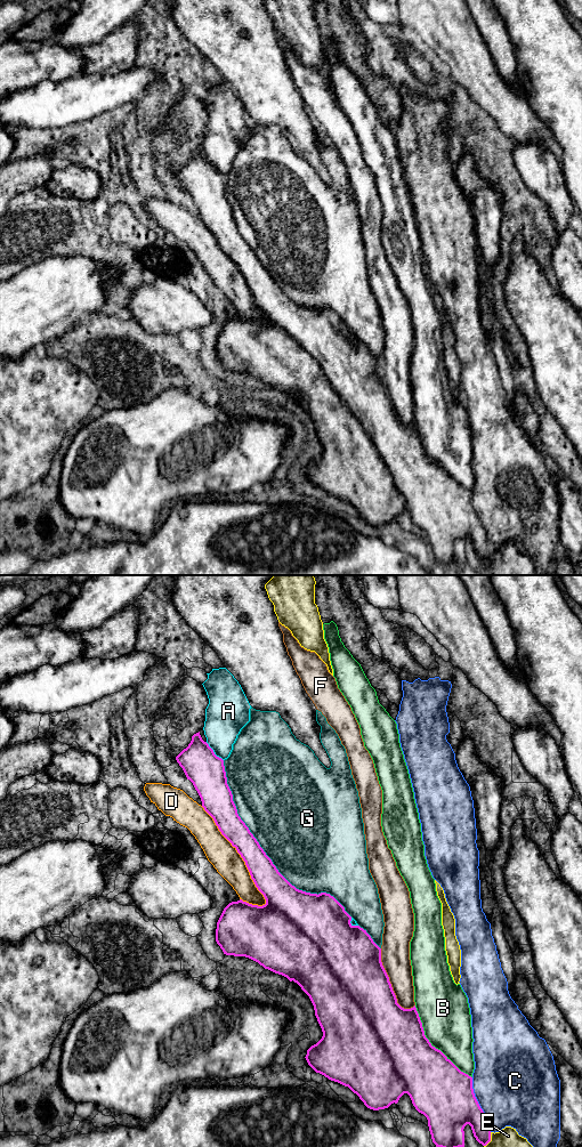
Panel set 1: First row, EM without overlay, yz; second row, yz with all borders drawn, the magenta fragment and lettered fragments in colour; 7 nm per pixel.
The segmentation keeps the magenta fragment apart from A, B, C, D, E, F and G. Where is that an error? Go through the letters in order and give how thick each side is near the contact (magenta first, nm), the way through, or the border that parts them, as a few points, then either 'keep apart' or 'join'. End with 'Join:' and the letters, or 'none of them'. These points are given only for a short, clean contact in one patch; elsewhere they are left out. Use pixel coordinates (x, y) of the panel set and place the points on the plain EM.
A: calibres 260 and 280 nm; keep apart
B: calibres 480 and 360 nm; keep apart
C: calibres 400 and 480 nm; keep apart
D: calibres 190 and 200 nm; keep apart
E: calibres 180 and 360 nm; keep apart
F: calibres 500 and 200 nm; keep apart
G: calibres 200 and 500 nm; keep apart
Join: none of them

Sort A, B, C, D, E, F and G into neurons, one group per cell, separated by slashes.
A / B G / C / D / E / F

